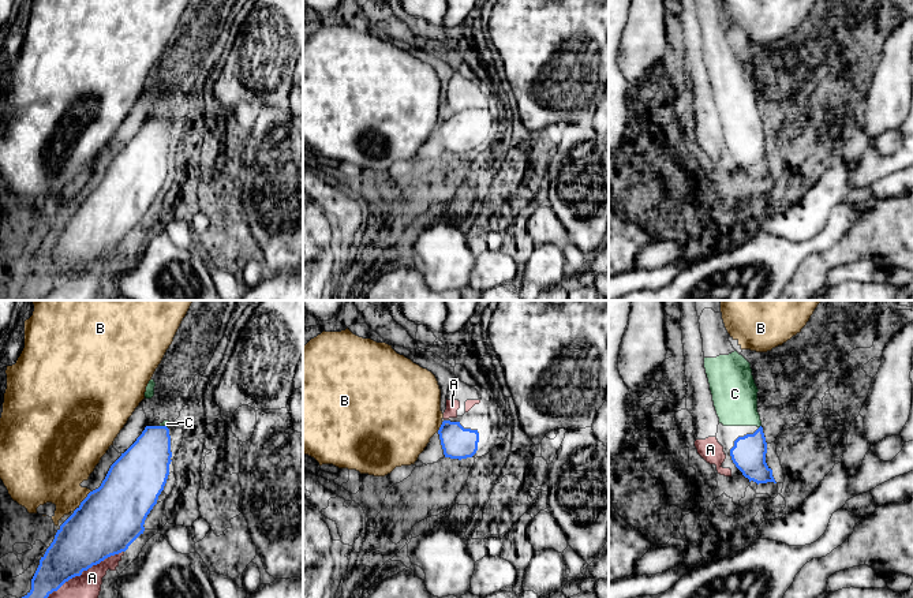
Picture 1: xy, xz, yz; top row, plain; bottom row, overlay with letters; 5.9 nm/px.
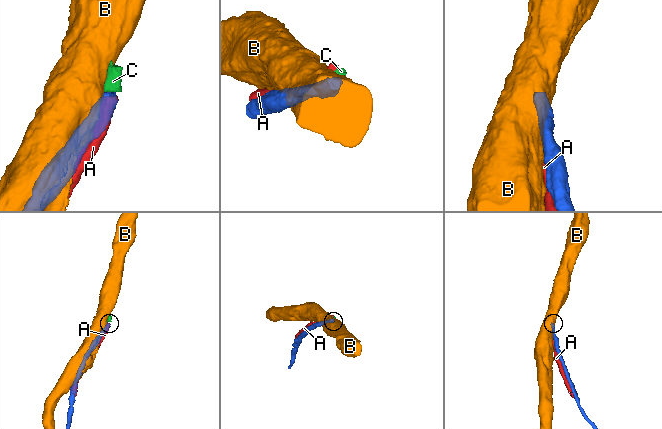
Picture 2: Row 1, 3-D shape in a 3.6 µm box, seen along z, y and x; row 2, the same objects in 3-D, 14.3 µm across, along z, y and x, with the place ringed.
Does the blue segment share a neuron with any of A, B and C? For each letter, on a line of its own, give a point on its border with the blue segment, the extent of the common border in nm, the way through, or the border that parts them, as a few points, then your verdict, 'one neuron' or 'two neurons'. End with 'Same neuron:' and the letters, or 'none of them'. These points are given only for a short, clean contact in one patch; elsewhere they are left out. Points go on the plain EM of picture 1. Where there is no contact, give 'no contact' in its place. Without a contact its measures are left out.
A: contact xy (81, 268); length 600 nm; two neurons
B: contact xy (82, 195); length 170 nm; two neurons
C: contact xy (164, 120); length 50 nm; way xy (146, 157), (153, 138), (164, 120), (167, 118); one neuron
Same neuron: C

